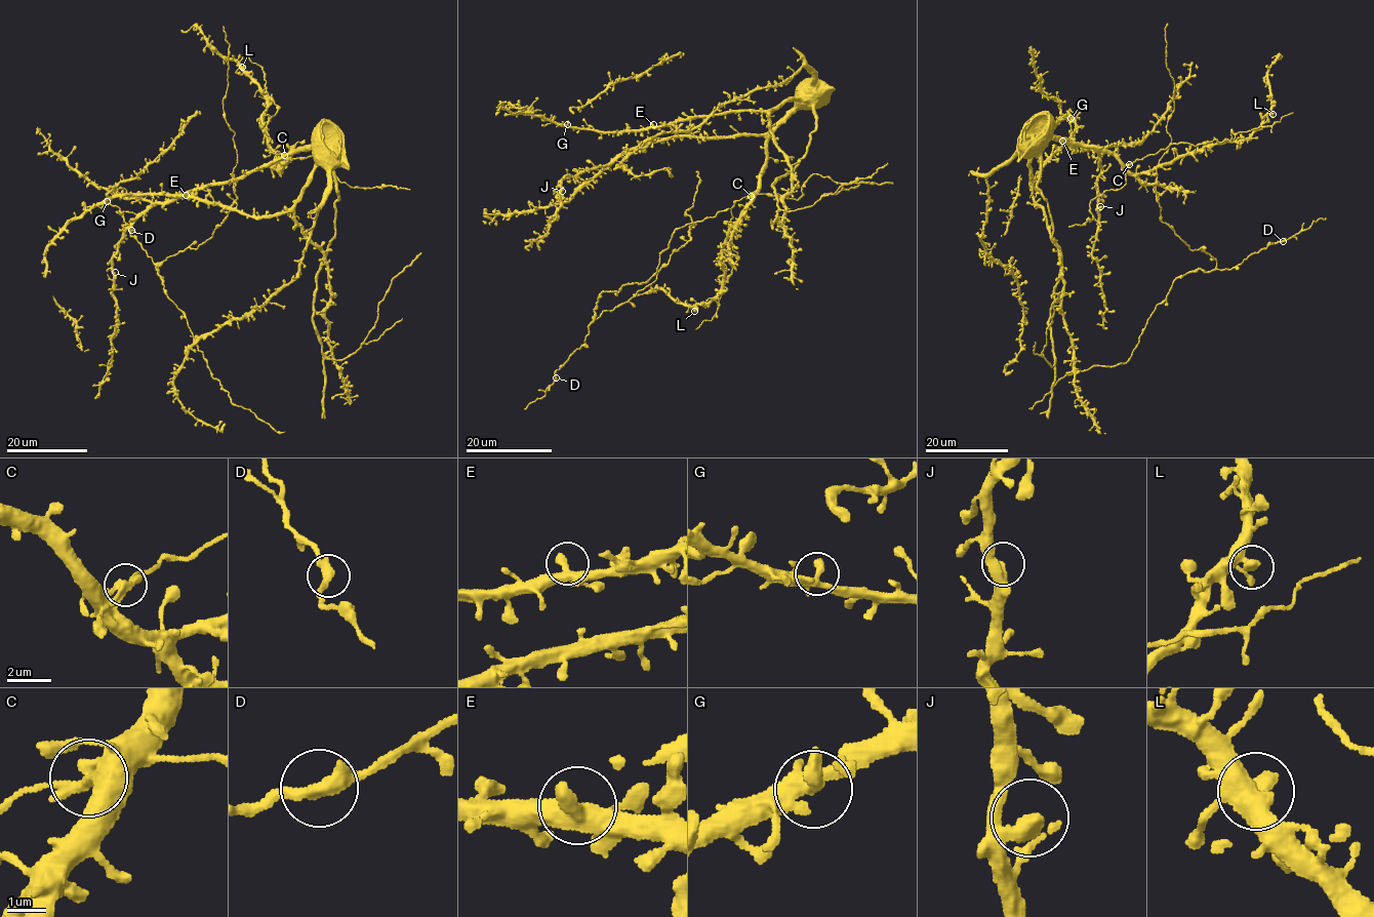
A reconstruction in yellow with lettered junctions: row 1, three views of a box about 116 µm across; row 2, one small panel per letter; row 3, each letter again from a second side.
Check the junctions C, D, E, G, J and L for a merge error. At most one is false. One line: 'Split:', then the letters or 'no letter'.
Split: no letter

